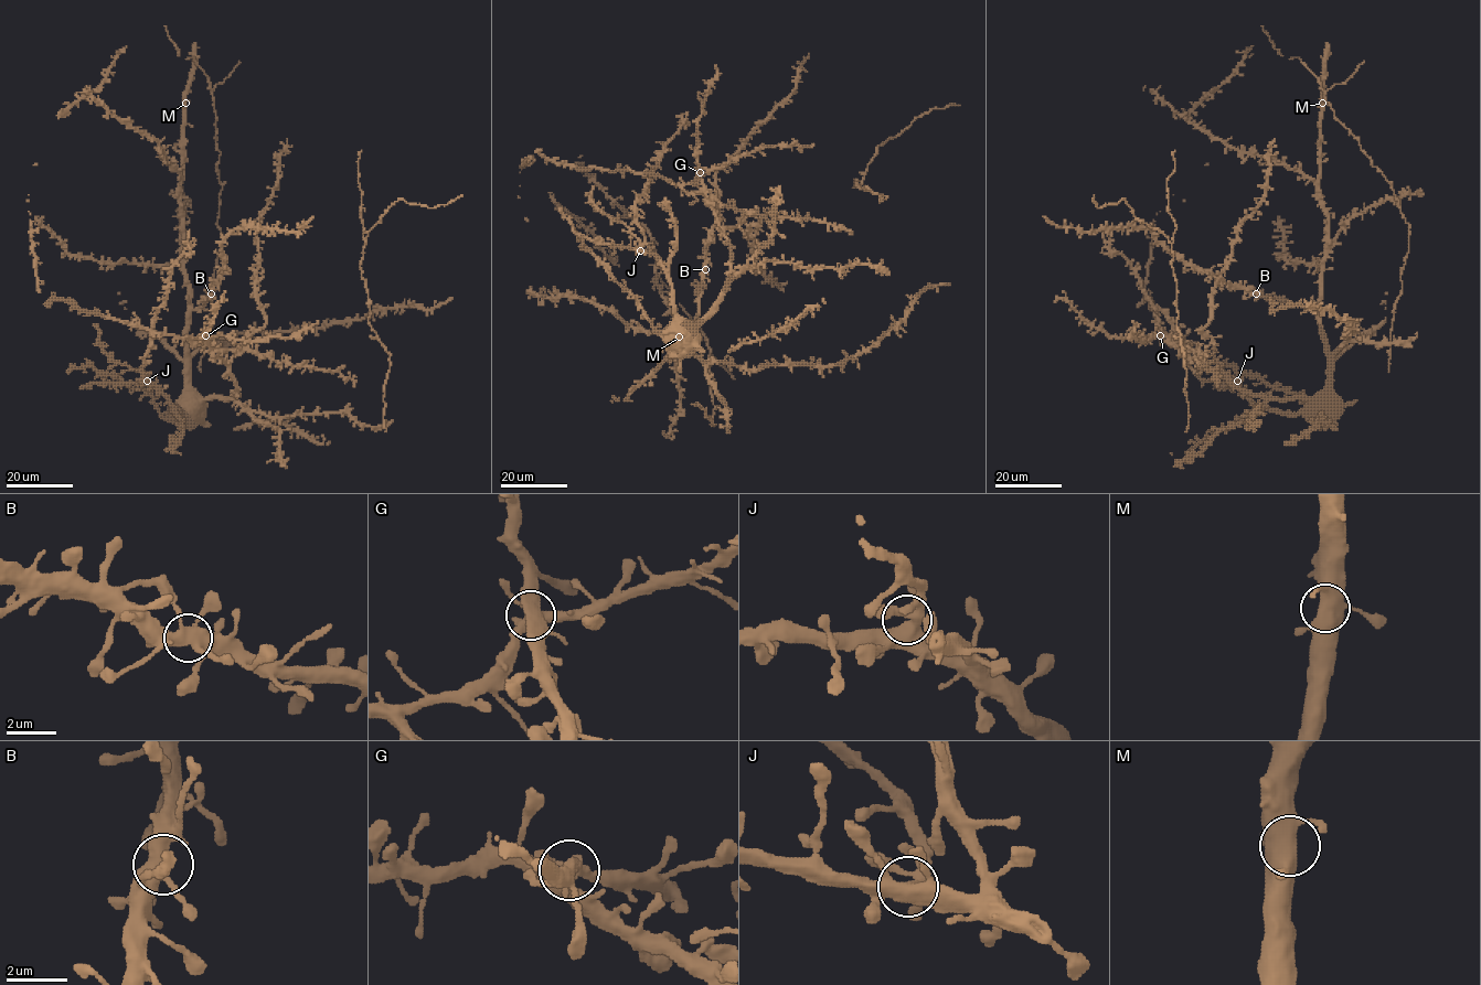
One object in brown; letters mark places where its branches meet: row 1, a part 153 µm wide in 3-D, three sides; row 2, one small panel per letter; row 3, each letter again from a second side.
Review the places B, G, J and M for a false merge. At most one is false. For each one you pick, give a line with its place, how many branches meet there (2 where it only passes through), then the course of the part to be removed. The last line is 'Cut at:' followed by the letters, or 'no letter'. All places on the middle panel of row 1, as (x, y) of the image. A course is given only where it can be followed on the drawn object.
G: (700, 172) | 5
Cut at: G

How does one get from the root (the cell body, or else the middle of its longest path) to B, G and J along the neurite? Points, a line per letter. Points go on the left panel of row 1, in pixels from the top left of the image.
B: (195, 404), (187, 395), (188, 316), (200, 308), (211, 293)
G: (195, 404), (194, 399), (233, 398), (236, 393), (231, 368), (213, 354), (205, 335)
J: (195, 404), (181, 413), (147, 381)

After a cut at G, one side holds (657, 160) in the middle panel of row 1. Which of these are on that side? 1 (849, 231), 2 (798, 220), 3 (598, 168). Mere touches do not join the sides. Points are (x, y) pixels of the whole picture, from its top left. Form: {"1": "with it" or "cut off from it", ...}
{"1": "cut off from it", "2": "cut off from it", "3": "cut off from it"}

